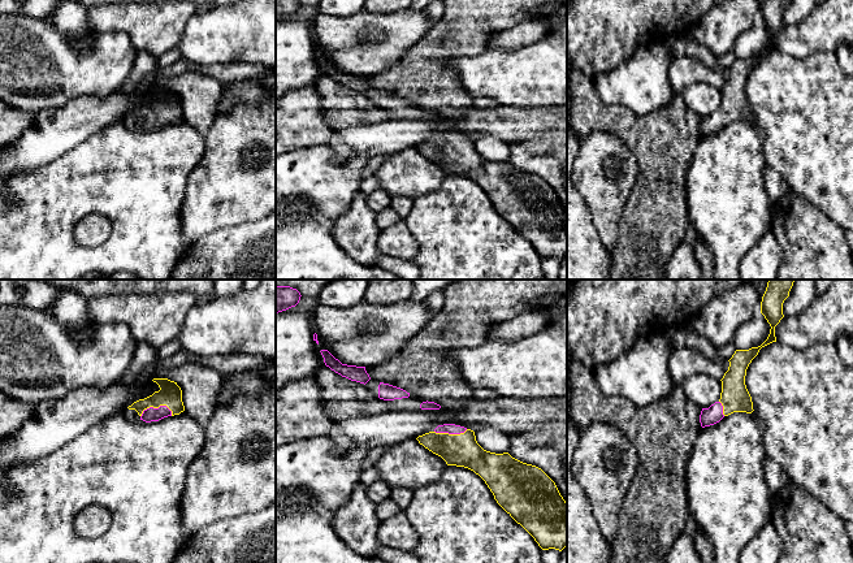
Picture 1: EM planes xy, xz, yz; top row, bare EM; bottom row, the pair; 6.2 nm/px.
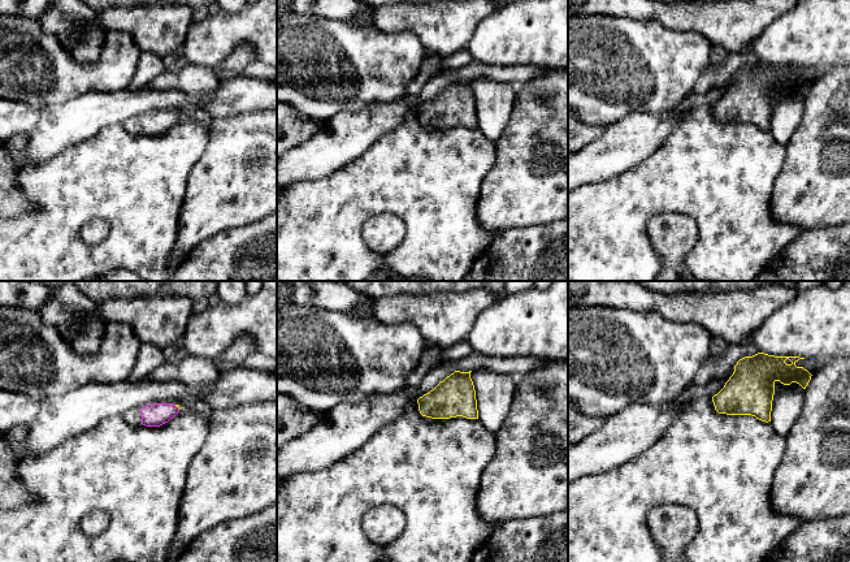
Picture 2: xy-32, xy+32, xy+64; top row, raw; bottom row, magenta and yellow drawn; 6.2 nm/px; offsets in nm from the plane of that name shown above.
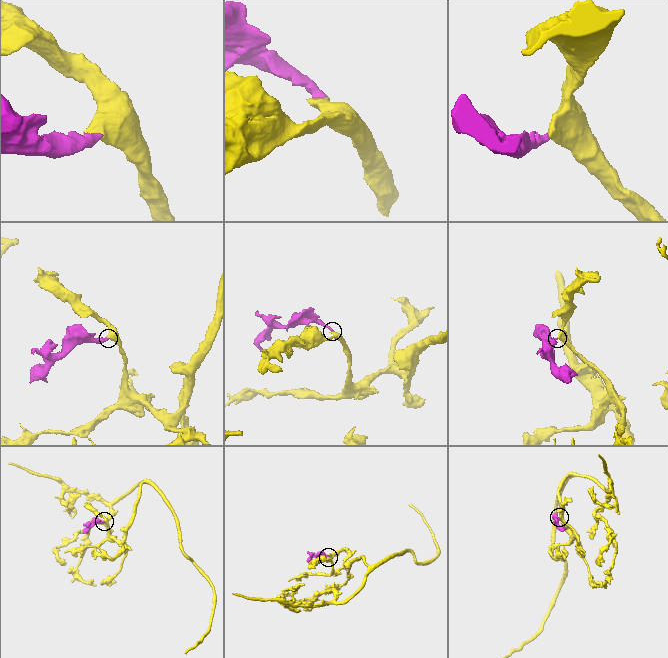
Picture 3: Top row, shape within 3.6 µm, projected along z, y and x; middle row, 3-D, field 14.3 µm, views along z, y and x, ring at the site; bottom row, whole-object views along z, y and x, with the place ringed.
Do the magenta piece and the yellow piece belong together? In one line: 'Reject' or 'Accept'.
Accept

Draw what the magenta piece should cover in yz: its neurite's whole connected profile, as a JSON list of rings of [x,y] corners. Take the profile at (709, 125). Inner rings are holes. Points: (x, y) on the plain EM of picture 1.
[[[765,0],[761,10],[761,22],[770,33],[767,48],[758,56],[749,59],[736,59],[728,69],[729,75],[722,90],[720,108],[709,117],[702,117],[700,124],[701,135],[710,135],[719,131],[724,125],[733,121],[752,122],[753,111],[745,94],[746,78],[759,59],[772,51],[776,51],[775,35],[784,26],[783,12],[789,5],[789,0]]]

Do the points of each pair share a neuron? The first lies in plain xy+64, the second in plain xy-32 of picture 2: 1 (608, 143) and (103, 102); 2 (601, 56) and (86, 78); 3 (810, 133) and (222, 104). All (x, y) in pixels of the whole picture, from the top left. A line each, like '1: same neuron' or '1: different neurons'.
1: same neuron
2: same neuron
3: different neurons

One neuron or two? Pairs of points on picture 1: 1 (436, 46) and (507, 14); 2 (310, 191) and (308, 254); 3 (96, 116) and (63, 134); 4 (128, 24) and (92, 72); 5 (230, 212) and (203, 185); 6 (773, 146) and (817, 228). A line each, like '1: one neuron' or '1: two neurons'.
1: one neuron
2: one neuron
3: one neuron
4: two neurons
5: one neuron
6: two neurons

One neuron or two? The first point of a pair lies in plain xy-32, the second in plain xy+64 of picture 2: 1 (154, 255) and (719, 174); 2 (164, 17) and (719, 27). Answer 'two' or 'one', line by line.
1: one
2: one

